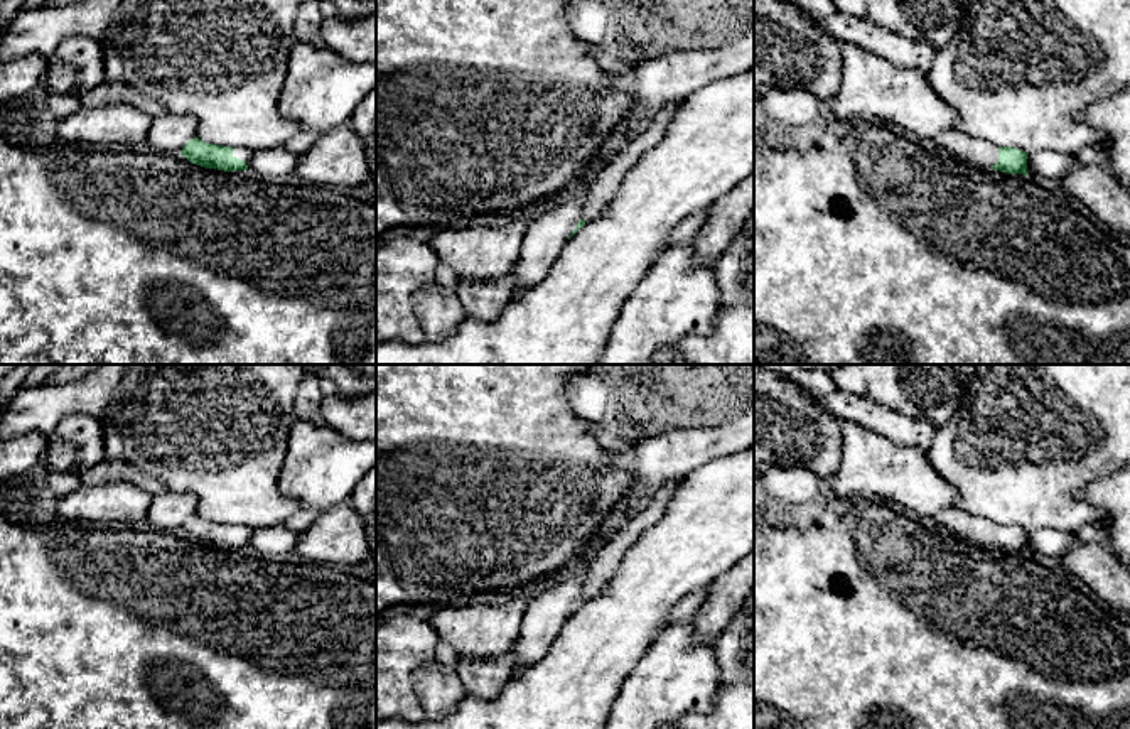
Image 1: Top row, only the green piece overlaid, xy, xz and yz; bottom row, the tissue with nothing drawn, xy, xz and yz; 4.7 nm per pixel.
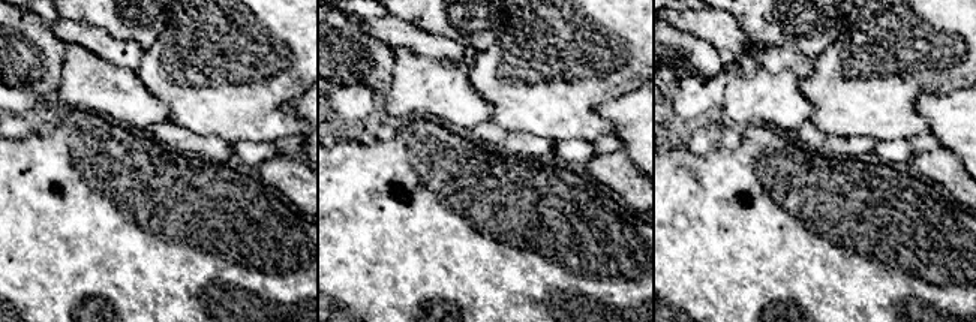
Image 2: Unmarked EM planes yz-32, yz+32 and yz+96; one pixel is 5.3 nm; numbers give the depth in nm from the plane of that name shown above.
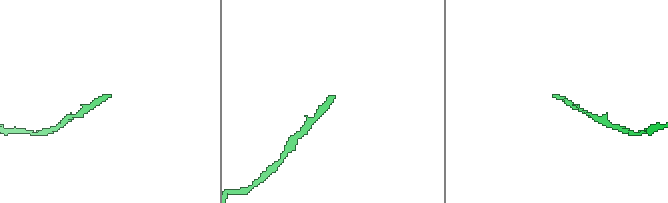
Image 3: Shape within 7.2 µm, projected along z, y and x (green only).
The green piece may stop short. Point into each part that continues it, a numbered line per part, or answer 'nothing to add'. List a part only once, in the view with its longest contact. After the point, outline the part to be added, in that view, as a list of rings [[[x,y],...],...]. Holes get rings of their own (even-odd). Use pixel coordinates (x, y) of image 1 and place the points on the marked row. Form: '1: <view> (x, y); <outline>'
1: xy (240, 152); [[[233,147],[233,157],[245,160],[246,165],[250,165],[250,160],[253,157],[253,150],[245,148],[245,147]]]

